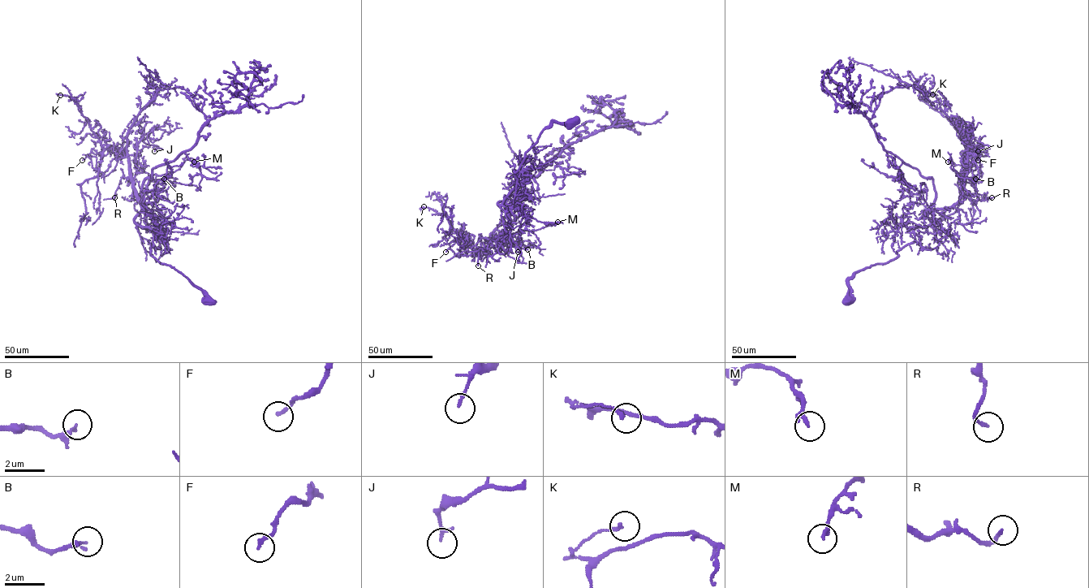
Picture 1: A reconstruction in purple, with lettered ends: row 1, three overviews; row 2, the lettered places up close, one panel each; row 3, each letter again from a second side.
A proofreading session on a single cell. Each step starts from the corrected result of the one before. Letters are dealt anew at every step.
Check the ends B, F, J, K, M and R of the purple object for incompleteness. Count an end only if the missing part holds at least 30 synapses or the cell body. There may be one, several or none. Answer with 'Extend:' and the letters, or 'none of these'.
Extend: none of these

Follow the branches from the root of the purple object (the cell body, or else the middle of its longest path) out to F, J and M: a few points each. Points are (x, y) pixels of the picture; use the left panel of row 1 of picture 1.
F: (209, 300), (150, 254), (152, 231), (135, 220), (144, 205), (130, 158), (92, 149), (82, 160)
J: (209, 300), (150, 254), (152, 231), (135, 220), (144, 209), (134, 188), (138, 143), (154, 151)
M: (209, 300), (150, 254), (152, 231), (135, 220), (153, 175), (194, 162)

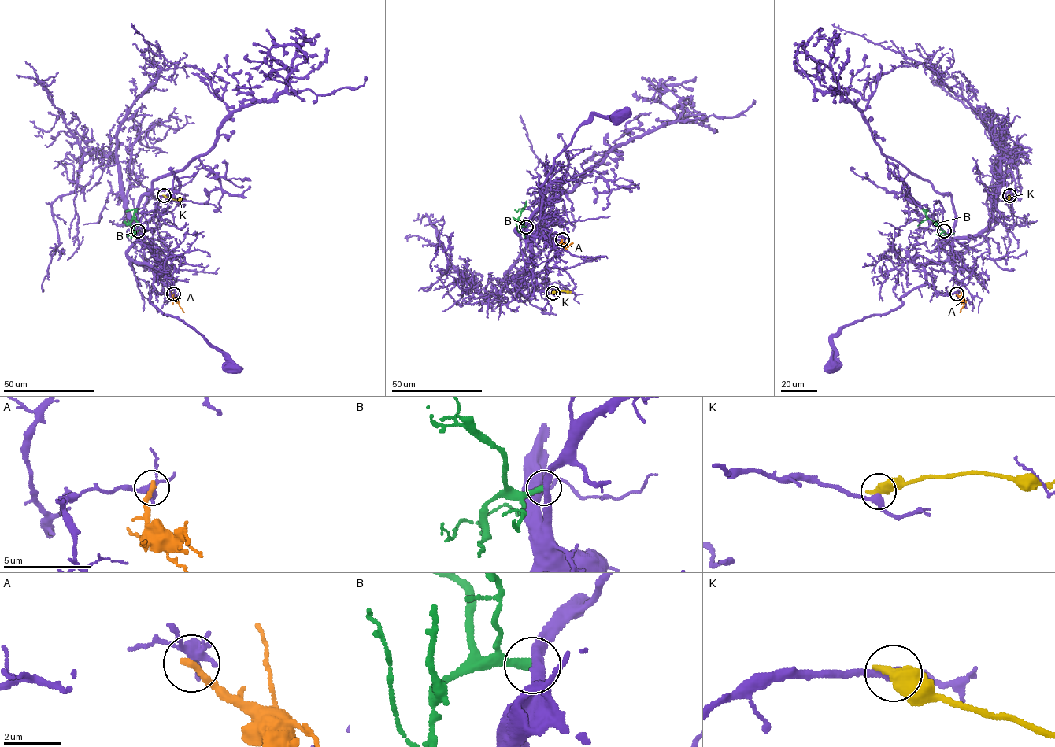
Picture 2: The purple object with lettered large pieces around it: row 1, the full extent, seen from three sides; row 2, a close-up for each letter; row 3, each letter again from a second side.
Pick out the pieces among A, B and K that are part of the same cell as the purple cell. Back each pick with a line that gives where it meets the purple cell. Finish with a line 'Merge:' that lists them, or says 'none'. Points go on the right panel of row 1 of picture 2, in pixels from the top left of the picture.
Merge: none

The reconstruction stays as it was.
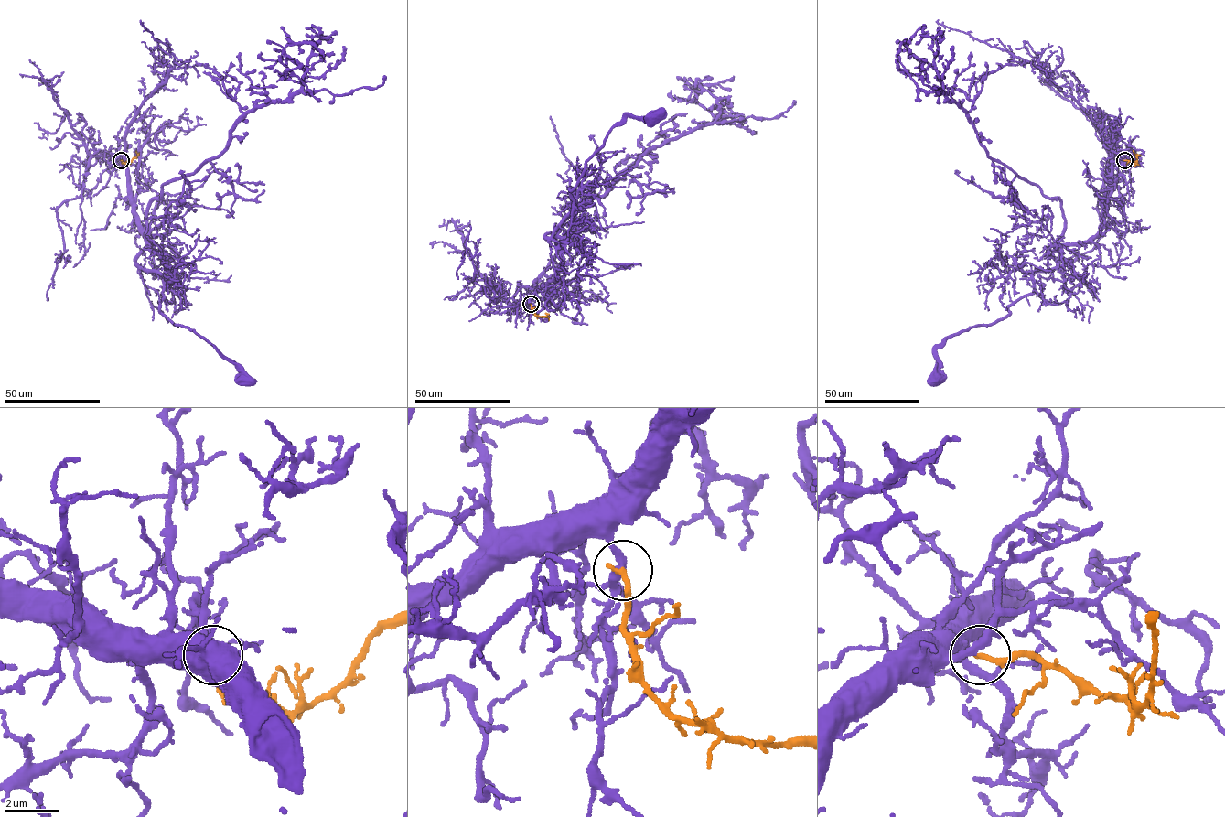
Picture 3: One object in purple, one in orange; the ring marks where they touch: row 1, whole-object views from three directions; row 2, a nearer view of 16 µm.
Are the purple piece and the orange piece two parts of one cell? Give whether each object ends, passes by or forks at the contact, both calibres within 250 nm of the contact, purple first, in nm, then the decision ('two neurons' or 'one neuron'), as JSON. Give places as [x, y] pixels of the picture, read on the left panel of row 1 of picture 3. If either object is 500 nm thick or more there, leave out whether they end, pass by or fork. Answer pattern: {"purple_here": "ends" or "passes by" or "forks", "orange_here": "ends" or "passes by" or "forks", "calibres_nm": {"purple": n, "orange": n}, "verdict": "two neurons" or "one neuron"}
{"purple_here": "passes by", "orange_here": "ends", "calibres_nm": {"purple": 300, "orange": 220}, "verdict": "one neuron"}

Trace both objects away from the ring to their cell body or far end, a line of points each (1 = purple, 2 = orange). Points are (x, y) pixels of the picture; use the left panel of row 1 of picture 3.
1: (121, 160), (127, 171), (135, 222), (151, 241), (136, 263), (162, 275), (159, 310), (210, 343), (247, 380)
2: (121, 160), (129, 163), (136, 155), (135, 151)

